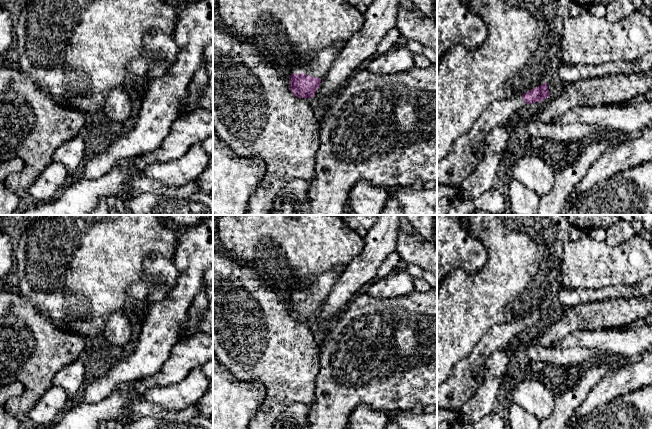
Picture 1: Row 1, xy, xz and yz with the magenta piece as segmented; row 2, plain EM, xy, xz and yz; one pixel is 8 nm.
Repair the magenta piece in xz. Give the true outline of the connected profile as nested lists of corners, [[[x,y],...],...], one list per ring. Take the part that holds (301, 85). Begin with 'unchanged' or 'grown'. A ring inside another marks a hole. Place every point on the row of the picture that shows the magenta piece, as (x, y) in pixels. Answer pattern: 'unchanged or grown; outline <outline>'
grown; outline [[[340,41],[317,52],[308,58],[302,73],[289,75],[291,93],[300,98],[312,98],[321,79],[328,73],[333,61],[345,44],[345,41]]]

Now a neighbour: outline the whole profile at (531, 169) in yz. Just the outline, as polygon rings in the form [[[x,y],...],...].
[[[527,151],[514,163],[507,165],[507,176],[511,177],[540,197],[551,191],[554,184],[554,170],[545,158],[536,151]]]

